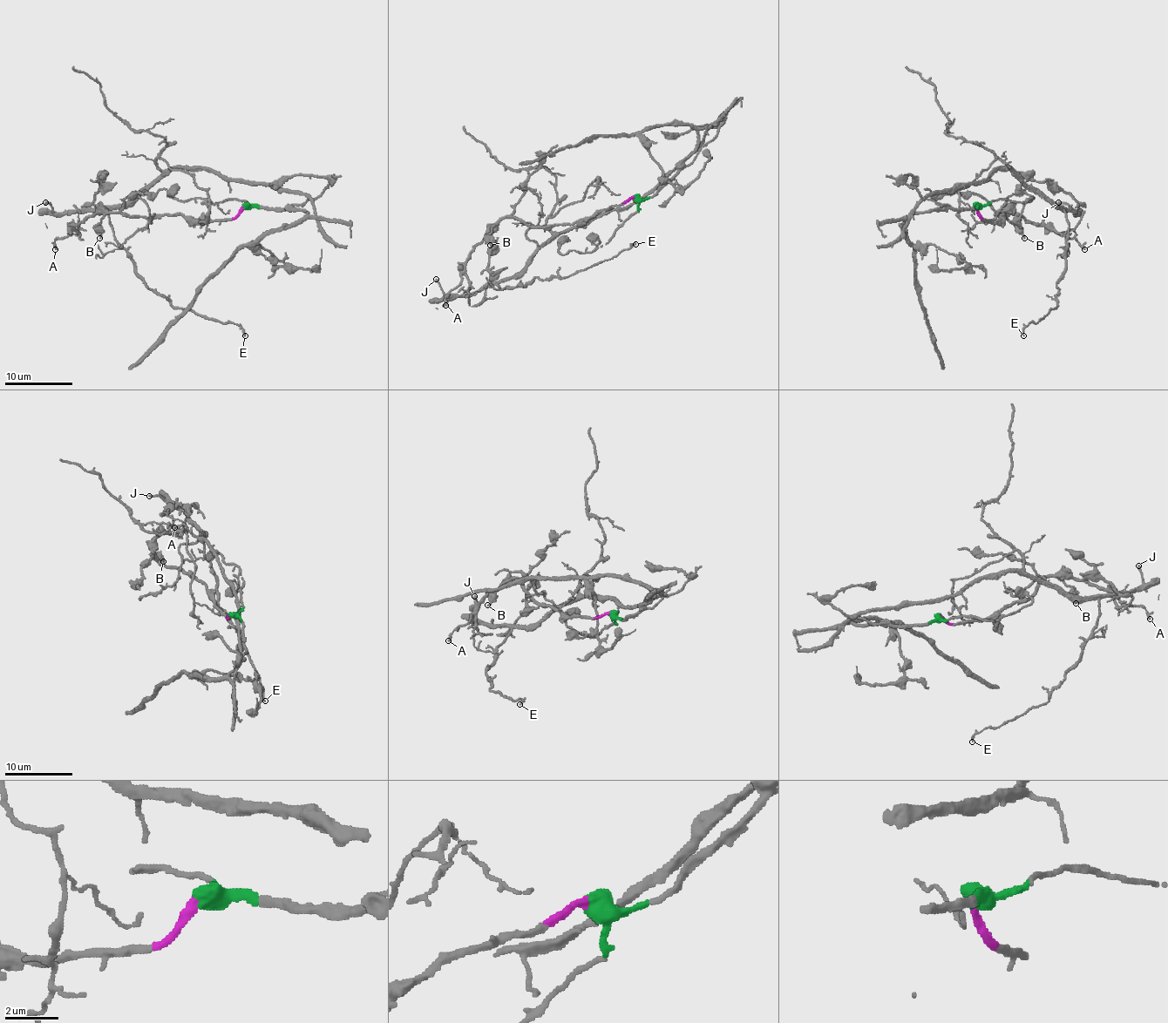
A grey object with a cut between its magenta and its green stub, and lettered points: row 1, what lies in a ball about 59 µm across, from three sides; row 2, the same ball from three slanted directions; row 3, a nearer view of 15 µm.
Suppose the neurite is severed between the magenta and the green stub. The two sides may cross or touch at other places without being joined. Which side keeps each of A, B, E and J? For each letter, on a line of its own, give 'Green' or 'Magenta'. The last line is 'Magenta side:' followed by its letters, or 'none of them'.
A: Magenta
B: Magenta
E: Green
J: Green
Magenta side: A, B

